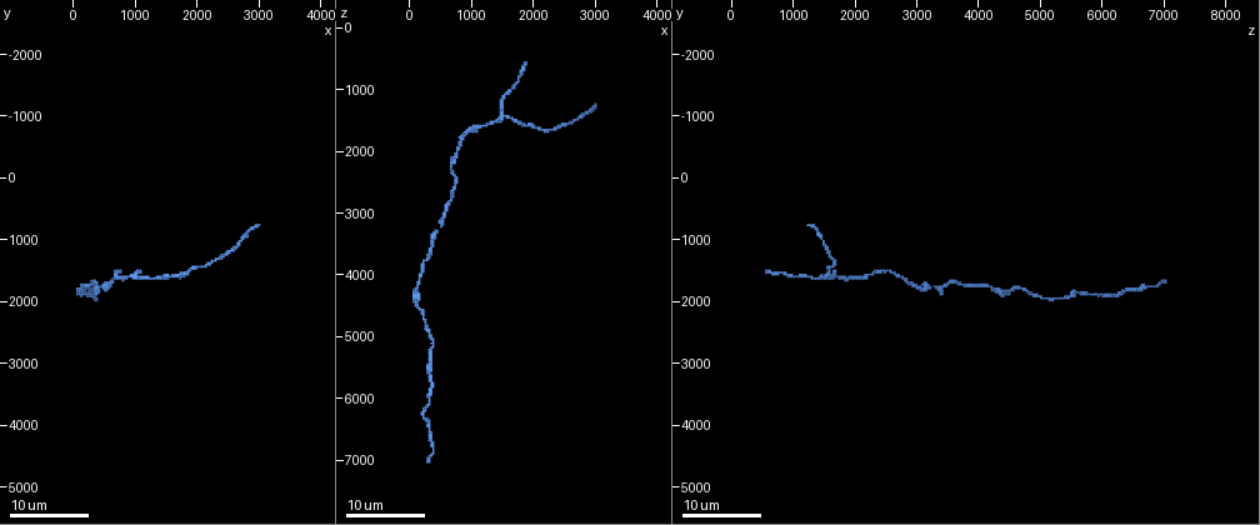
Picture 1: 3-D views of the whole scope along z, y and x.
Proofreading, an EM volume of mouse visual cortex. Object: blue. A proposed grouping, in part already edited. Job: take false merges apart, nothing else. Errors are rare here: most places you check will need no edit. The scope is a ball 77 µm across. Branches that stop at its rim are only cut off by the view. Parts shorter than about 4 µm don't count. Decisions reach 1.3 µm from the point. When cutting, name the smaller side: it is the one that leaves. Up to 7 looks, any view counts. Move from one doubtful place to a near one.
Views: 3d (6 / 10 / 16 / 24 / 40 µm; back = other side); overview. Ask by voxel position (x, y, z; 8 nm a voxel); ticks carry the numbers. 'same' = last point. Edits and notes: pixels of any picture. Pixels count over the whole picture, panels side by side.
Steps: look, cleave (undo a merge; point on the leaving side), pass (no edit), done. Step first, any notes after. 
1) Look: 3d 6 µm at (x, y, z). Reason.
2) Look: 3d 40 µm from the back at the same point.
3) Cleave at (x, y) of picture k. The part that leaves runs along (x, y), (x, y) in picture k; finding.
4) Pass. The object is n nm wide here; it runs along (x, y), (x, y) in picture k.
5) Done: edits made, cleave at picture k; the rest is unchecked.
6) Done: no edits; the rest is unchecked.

Look: 3d 24 µm at (1500, 1650, 1400). Arms part here.

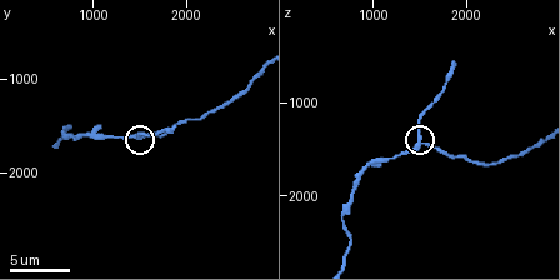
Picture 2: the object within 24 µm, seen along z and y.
Look: 3d 10 µm at (1500, 1600, 1400).

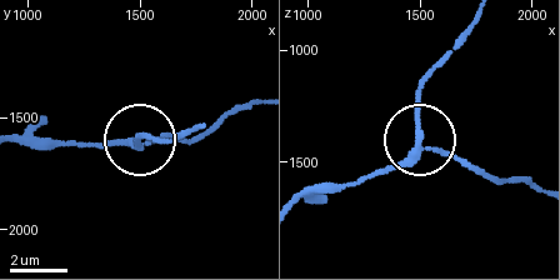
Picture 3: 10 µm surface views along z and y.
Cleave at (463, 159) of picture 3. The object is 200 nm wide here; the part that leaves runs along (423, 146), (535, 186) in picture 3; a second neuron is stuck on.

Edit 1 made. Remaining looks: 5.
Look: 3d 24 µm at (250, 1750, 3750). Thin neck.

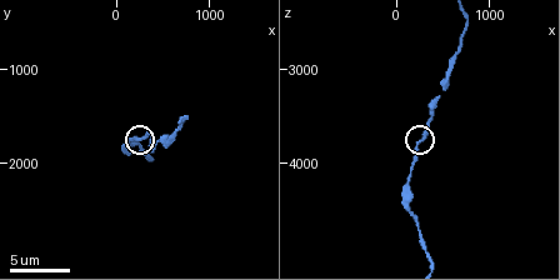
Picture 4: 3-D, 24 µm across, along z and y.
Look: 3d 10 µm at (250, 1750, 3750). Zoom in.

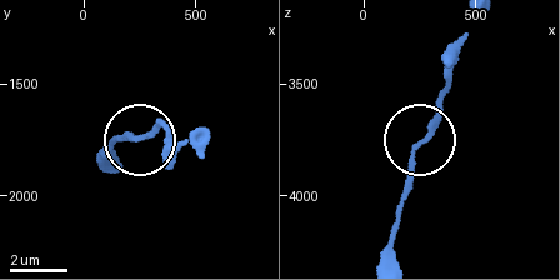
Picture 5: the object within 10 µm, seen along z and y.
Pass. All the same neuron.

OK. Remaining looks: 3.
Look: 3d 10 µm at (900, 1600, 1700). Three-way junction.

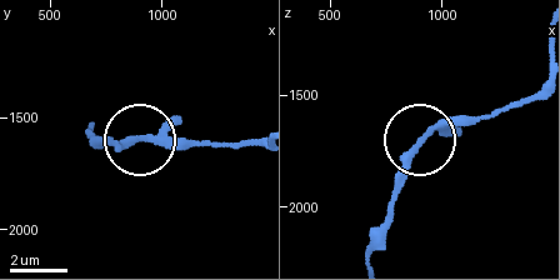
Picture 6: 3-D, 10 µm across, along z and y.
Look: 3d 6 µm at (910, 1590, 1720).

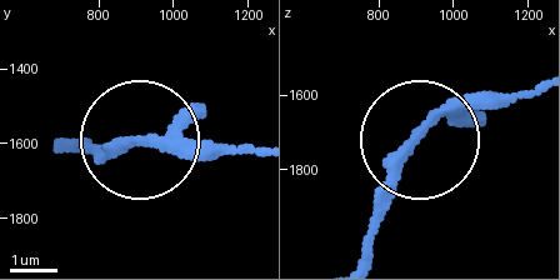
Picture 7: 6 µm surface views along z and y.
Pass. 3 arms meet here; one neuron here.

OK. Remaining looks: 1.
Done: edits made, cleave at picture 3; the rest is unchecked.

